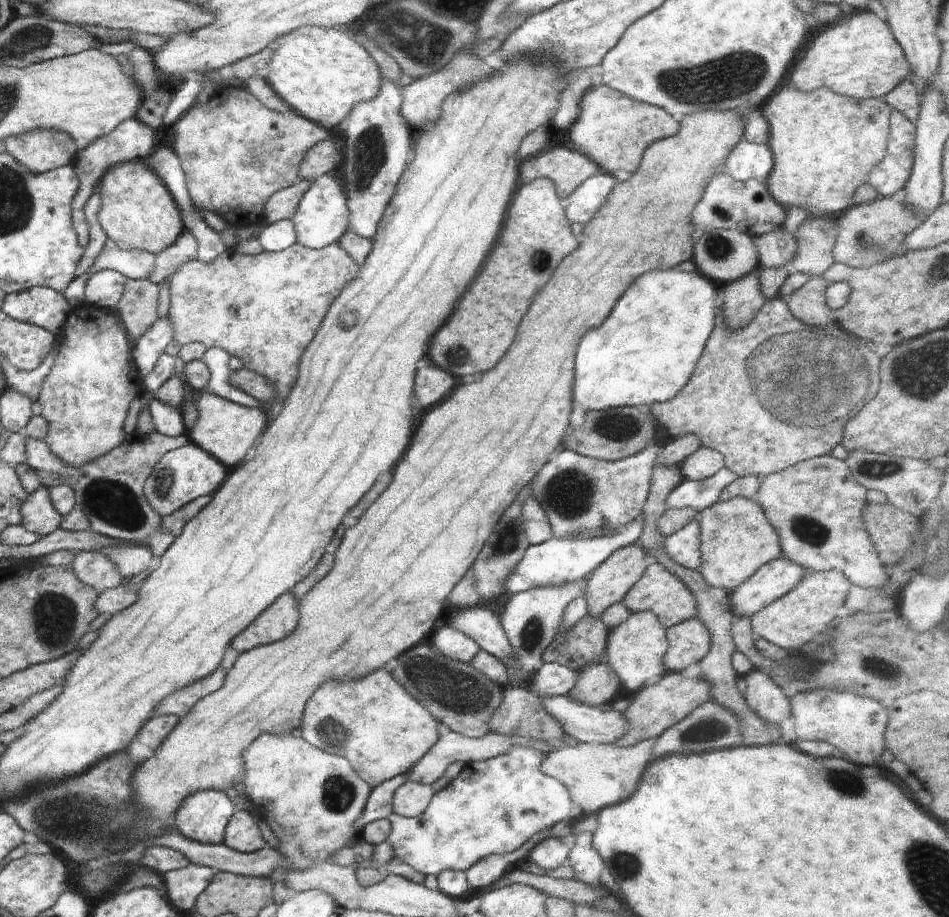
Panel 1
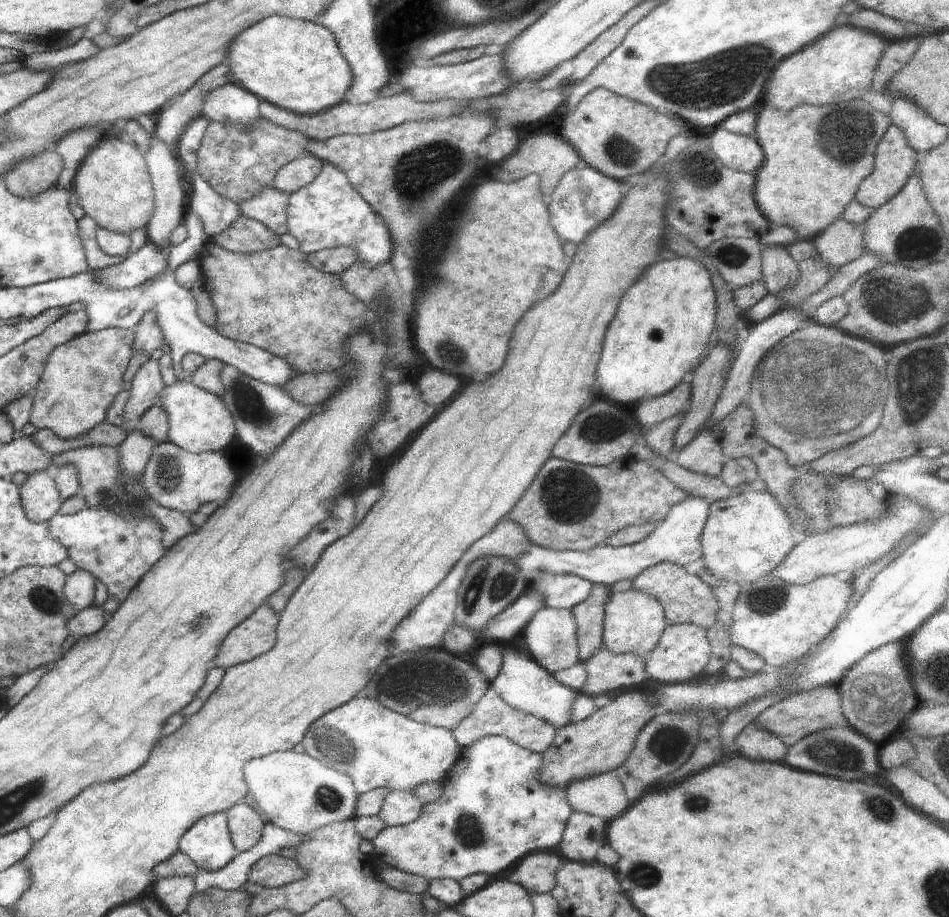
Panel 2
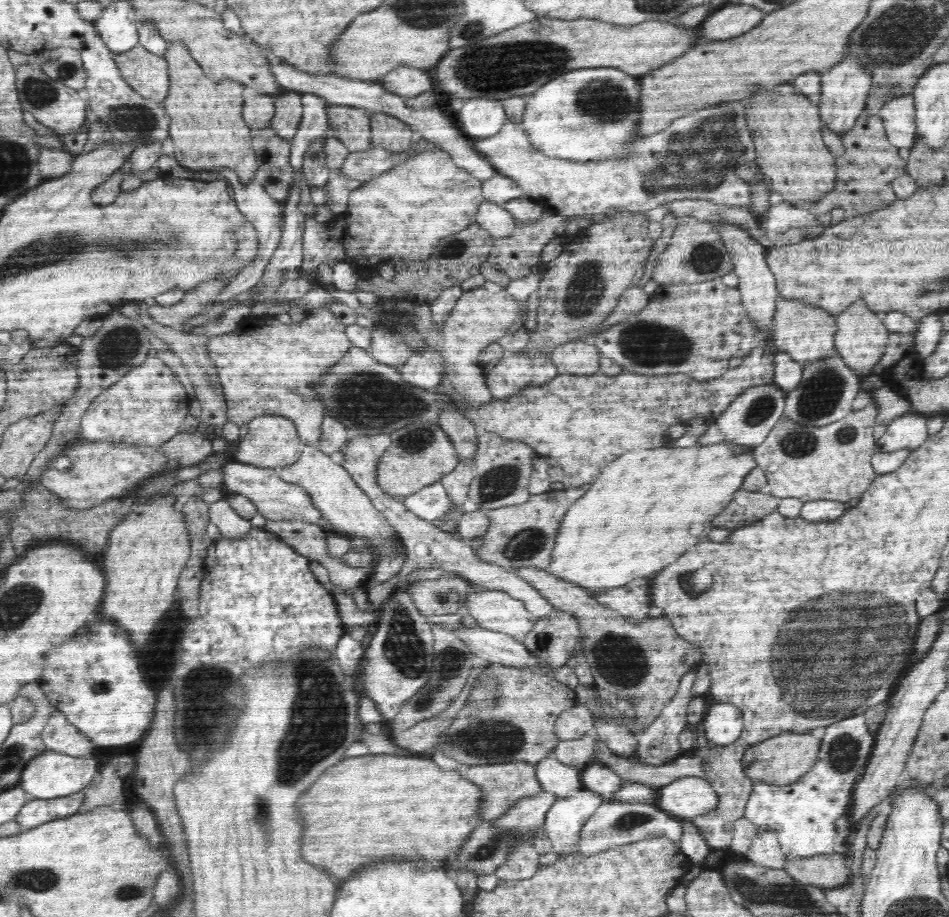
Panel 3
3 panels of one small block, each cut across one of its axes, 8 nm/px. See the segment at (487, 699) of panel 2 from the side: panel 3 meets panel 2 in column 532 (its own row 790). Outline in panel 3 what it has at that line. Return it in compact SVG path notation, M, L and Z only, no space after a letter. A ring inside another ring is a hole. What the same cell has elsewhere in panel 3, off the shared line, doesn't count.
M736 740L736 742L725 746L710 743L706 750L700 750L696 753L701 760L705 760L706 780L716 791L719 804L715 810L709 811L705 816L696 816L692 819L692 823L698 827L700 834L714 850L729 851L733 839L733 825L745 817L748 798L750 798L752 786L754 786L753 782L744 775L743 758L745 752L738 741L741 740Z

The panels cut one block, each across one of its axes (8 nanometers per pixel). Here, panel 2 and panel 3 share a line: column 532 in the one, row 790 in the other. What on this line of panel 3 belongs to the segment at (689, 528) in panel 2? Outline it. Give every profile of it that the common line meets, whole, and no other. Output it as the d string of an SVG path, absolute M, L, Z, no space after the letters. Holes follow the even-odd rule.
M553 756L536 764L536 777L543 790L551 792L557 798L567 797L572 792L584 788L581 771L560 763Z

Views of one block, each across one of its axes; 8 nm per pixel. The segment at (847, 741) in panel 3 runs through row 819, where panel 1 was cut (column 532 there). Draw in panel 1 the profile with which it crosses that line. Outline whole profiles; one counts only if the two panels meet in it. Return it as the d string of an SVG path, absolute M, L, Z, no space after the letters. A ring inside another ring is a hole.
M517 745L502 755L484 761L469 761L456 780L435 792L421 816L402 817L392 813L387 819L391 823L387 841L394 848L394 856L400 857L402 862L410 864L425 877L428 874L437 876L445 870L465 872L486 856L510 854L537 836L538 832L553 827L557 829L562 822L566 824L566 820L573 820L570 811L574 804L568 790L558 780L542 773L541 765L546 756L535 747Z

